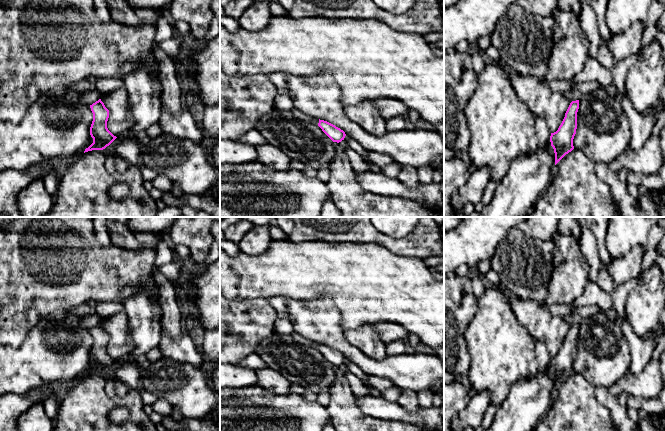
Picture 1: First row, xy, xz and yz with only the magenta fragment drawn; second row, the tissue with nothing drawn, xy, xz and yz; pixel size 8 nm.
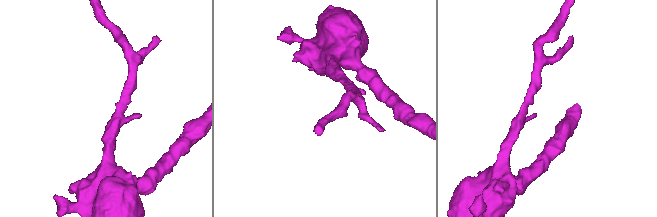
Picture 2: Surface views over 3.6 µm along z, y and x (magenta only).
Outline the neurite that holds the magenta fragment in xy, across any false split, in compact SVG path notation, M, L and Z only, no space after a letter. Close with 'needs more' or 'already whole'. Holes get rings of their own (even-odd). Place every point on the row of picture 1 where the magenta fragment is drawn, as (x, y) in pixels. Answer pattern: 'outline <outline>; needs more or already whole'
outline M101 99L90 105L90 108L93 113L93 121L90 127L93 143L85 149L84 153L92 150L103 150L117 138L107 128L109 110Z; already whole

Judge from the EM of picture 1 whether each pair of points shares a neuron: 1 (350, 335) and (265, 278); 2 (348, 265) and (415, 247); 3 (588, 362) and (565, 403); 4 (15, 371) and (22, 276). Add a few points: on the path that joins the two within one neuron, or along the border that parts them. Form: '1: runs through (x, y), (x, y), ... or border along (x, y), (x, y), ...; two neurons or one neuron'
1: border along (367, 323), (354, 328), (344, 329); two neurons
2: border along (373, 243), (400, 255), (417, 258); two neurons
3: border along (574, 372), (580, 373), (594, 387); two neurons
4: border along (31, 329), (17, 347), (10, 346); two neurons

